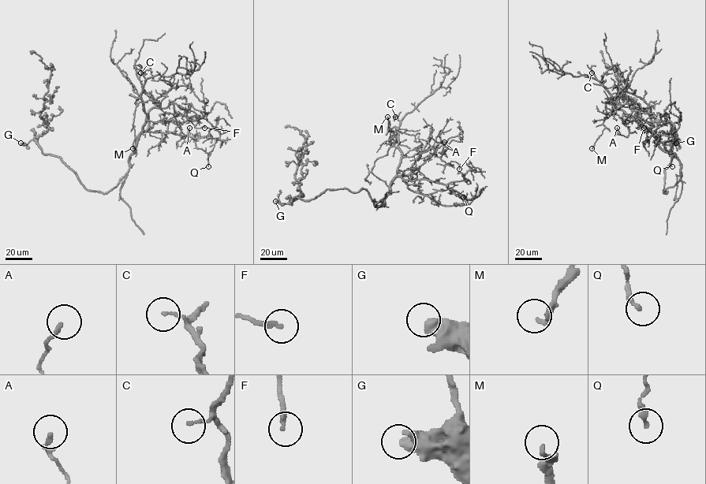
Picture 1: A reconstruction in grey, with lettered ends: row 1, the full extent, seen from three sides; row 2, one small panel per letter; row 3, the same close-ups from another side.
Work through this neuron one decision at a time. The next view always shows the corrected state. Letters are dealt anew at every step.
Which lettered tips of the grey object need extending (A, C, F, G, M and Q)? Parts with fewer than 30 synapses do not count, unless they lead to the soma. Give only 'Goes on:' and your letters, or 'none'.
Goes on: none

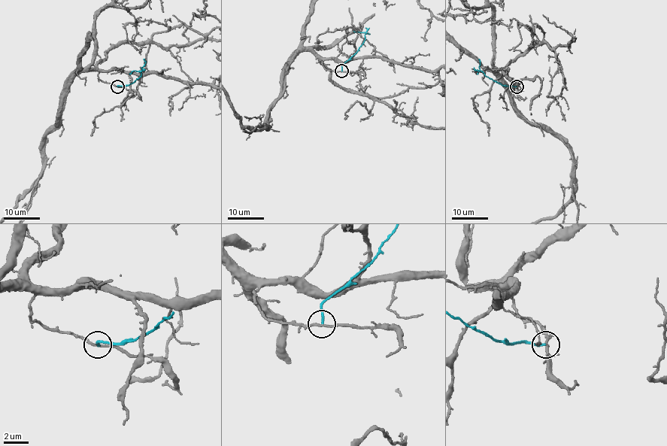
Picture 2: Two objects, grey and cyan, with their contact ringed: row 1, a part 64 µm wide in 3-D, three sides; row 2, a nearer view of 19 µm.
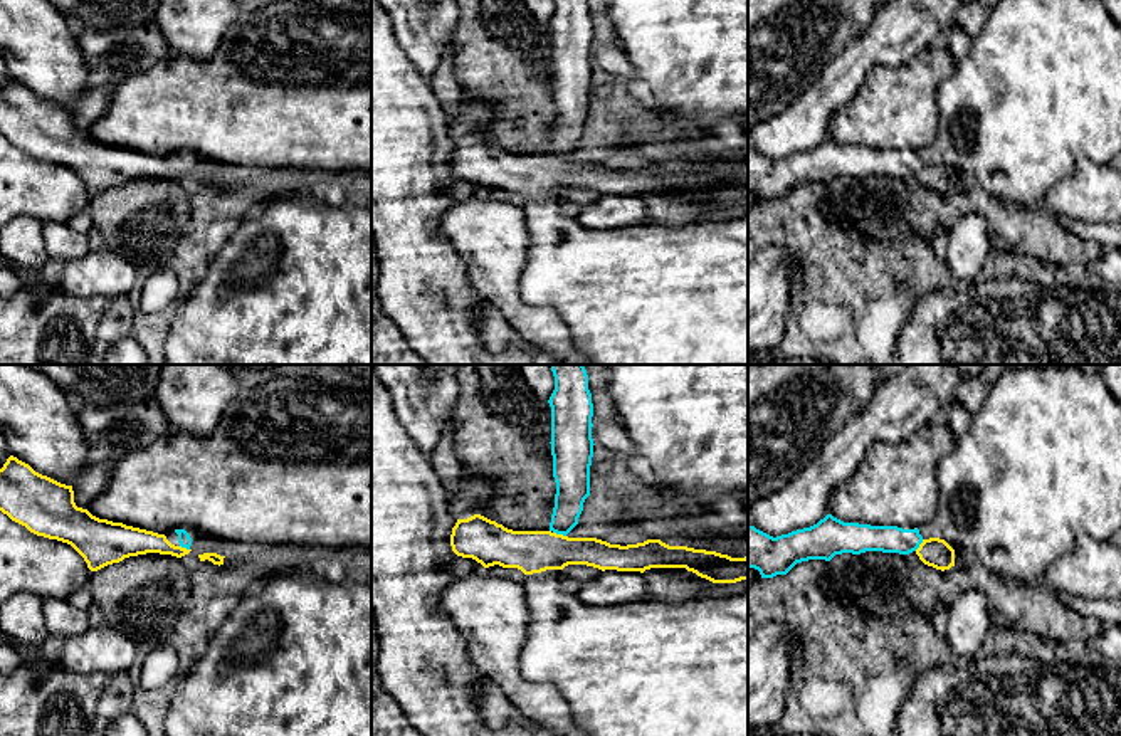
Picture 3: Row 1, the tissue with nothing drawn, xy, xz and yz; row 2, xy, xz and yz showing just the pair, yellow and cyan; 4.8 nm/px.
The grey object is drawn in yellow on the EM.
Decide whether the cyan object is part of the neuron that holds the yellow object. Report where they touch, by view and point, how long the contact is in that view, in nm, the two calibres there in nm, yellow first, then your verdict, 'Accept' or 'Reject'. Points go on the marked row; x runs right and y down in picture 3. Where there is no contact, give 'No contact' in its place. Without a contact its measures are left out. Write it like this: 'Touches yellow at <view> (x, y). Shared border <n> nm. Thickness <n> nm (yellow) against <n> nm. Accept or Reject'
Touches yellow at xz (560, 535). Shared border 70 nm. Thickness 200 nm (yellow) against 160 nm. Accept

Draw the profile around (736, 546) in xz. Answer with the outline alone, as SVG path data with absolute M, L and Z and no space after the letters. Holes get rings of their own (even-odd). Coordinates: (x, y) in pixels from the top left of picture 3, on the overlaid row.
M711 533L699 539L676 539L664 536L660 541L669 546L687 546L694 549L716 551L731 558L748 556L748 533L743 536L716 536Z

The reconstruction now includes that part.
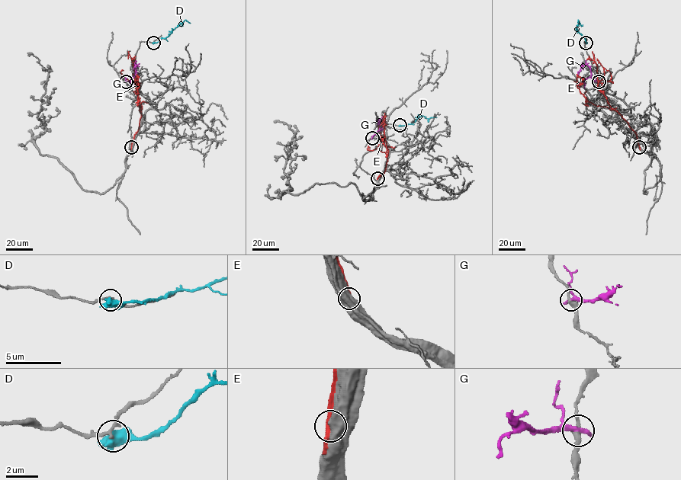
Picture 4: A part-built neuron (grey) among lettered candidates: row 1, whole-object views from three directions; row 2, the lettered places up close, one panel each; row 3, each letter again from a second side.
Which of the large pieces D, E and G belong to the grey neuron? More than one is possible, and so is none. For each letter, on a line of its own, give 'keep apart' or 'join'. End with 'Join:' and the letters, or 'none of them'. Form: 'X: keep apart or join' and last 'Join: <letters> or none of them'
D: keep apart
E: keep apart
G: keep apart
Join: none of them

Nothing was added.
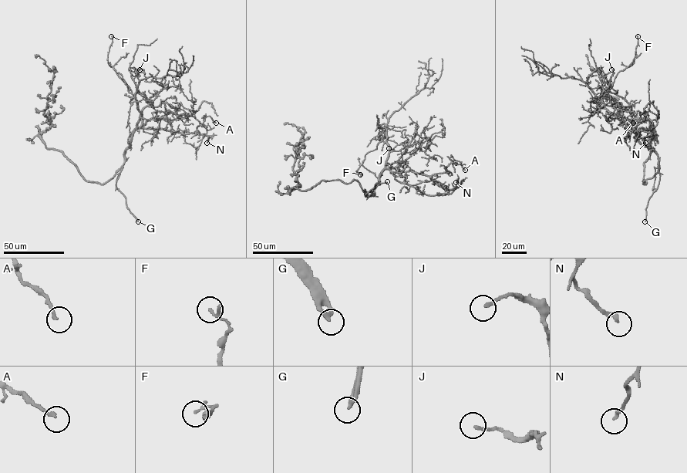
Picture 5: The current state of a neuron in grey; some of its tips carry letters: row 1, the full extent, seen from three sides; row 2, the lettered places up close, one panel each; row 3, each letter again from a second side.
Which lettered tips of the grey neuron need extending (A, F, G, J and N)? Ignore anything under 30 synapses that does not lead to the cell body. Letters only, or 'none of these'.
G

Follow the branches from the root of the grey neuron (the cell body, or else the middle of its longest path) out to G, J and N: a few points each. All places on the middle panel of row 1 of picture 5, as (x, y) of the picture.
G: (362, 188), (365, 194), (370, 195), (368, 197), (365, 195), (377, 183), (387, 181)
J: (362, 188), (373, 196), (378, 175), (394, 168), (412, 146), (388, 148)
N: (362, 188), (373, 196), (385, 169), (430, 176), (445, 189), (452, 188), (456, 182)

